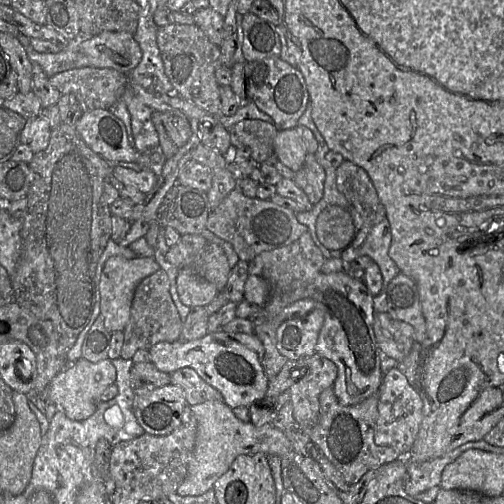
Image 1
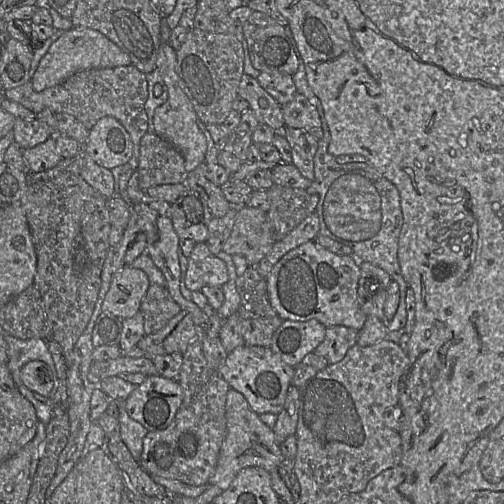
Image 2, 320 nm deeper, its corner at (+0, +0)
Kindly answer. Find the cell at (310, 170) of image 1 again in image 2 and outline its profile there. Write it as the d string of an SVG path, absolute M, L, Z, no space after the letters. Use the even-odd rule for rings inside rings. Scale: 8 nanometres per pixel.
M285 127L281 132L288 140L292 164L301 175L311 182L314 180L314 156L318 148L318 140L306 131Z

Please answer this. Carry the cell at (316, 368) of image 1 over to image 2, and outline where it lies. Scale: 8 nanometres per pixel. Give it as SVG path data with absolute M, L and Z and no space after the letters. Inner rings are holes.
M342 325L326 327L325 338L313 353L324 357L329 365L336 364L357 343L358 335L359 331Z

